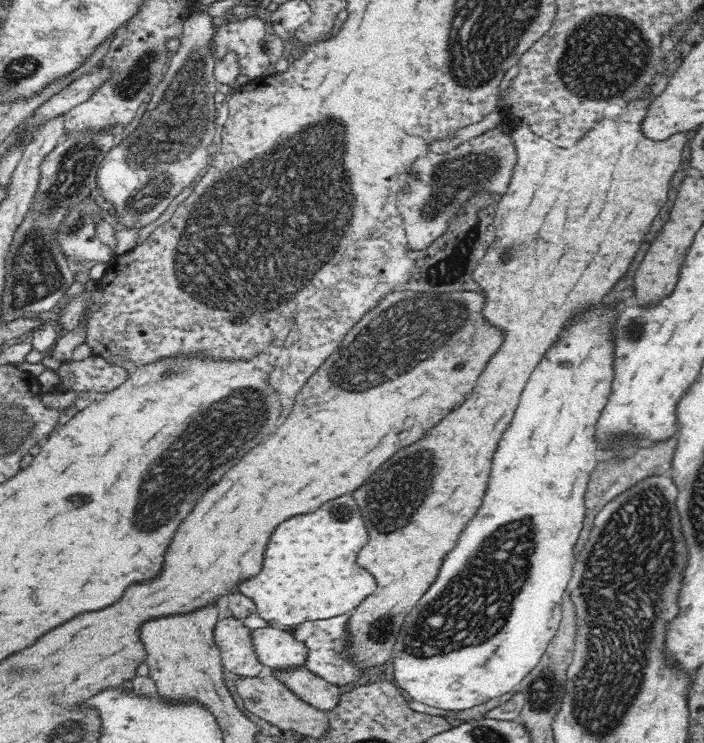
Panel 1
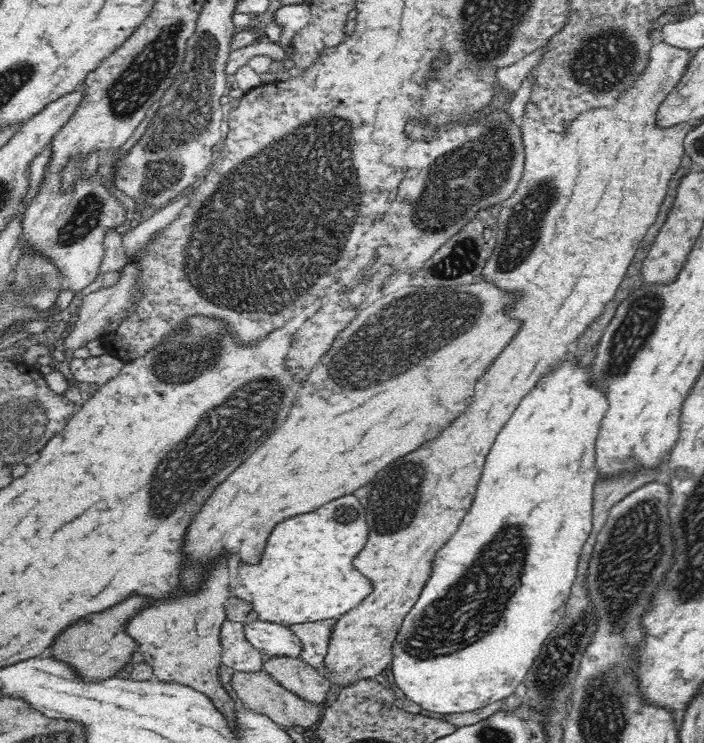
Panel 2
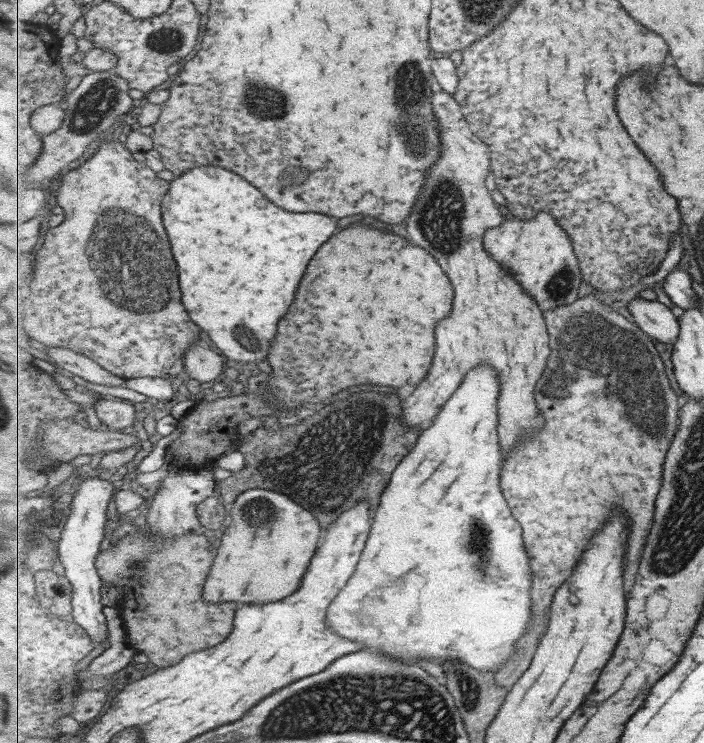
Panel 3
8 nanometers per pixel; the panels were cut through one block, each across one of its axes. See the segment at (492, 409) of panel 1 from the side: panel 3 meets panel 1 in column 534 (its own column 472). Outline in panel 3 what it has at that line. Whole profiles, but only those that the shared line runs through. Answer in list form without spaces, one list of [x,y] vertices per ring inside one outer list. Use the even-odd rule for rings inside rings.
[[[441,87],[435,90],[437,92],[433,96],[433,107],[439,129],[443,133],[443,158],[439,158],[439,164],[427,174],[427,188],[423,188],[423,200],[419,200],[419,208],[415,208],[415,212],[411,212],[411,220],[407,220],[405,238],[420,248],[427,248],[439,260],[443,272],[451,276],[455,312],[451,314],[451,318],[445,318],[443,324],[439,324],[439,348],[435,364],[431,366],[427,380],[423,380],[419,388],[403,402],[403,422],[413,428],[423,422],[435,420],[443,404],[455,394],[467,374],[487,363],[493,365],[500,374],[503,392],[499,398],[499,436],[503,440],[503,452],[509,454],[521,434],[533,434],[535,430],[541,430],[545,426],[535,402],[535,386],[541,382],[543,372],[546,374],[549,368],[553,354],[551,335],[540,304],[523,288],[515,275],[491,256],[484,243],[486,232],[503,224],[507,217],[505,210],[495,203],[485,184],[493,163],[490,145],[475,134],[474,127],[466,120],[458,100]]]

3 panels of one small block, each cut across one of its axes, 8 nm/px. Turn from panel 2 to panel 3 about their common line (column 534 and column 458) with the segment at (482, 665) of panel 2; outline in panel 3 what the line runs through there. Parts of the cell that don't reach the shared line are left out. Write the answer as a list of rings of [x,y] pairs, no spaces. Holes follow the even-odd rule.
[[[485,363],[471,371],[467,380],[463,380],[463,386],[451,400],[447,400],[447,408],[439,414],[439,420],[435,420],[435,426],[427,428],[419,444],[413,448],[411,456],[403,460],[403,464],[395,470],[395,476],[391,484],[387,486],[381,506],[375,516],[375,524],[371,530],[371,540],[367,540],[367,552],[363,552],[363,560],[359,562],[359,572],[355,572],[355,580],[347,584],[347,588],[339,594],[339,600],[331,606],[329,612],[329,622],[331,626],[343,634],[345,638],[367,642],[369,648],[381,650],[389,656],[397,656],[403,660],[417,662],[421,656],[423,658],[435,658],[437,662],[441,660],[465,660],[473,668],[479,668],[483,672],[493,672],[499,674],[507,668],[510,658],[516,655],[518,645],[513,646],[527,630],[529,620],[531,620],[531,568],[529,568],[529,556],[527,550],[523,548],[523,528],[521,524],[513,518],[511,508],[507,506],[507,500],[501,490],[501,464],[503,464],[503,452],[501,452],[501,440],[499,440],[499,394],[501,394],[500,374],[493,365]]]

